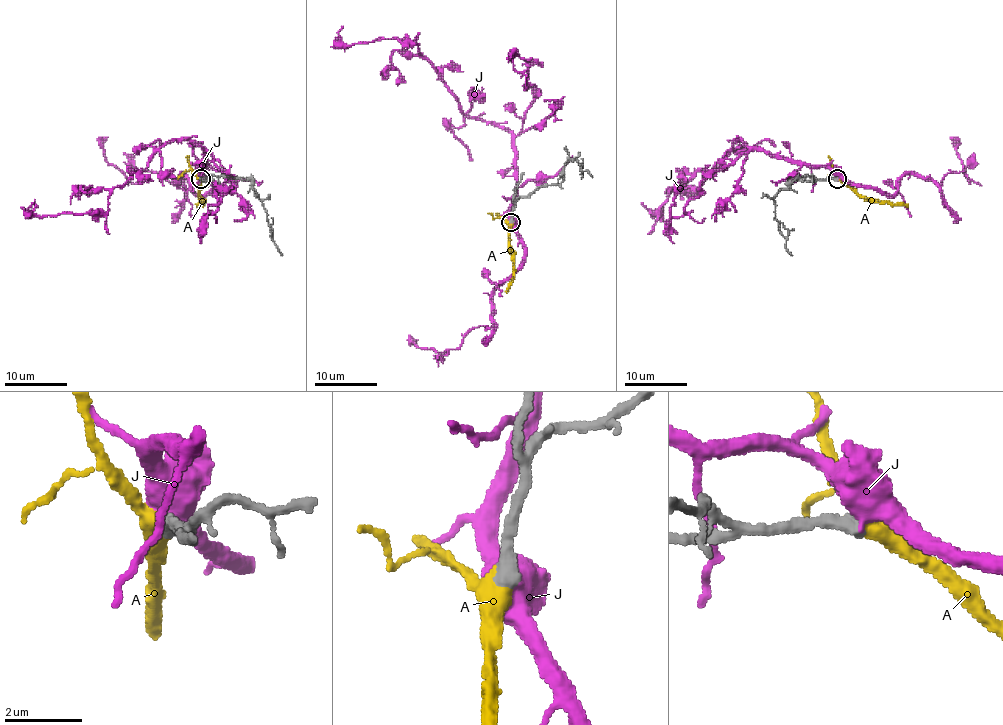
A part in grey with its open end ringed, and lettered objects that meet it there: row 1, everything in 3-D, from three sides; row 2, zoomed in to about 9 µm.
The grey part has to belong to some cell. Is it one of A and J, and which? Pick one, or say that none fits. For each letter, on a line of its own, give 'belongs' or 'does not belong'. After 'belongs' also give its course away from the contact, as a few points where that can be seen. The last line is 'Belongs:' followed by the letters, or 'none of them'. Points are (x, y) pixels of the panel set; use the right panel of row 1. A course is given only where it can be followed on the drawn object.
A: belongs | via (836, 179), (842, 179), (862, 196), (908, 207)
J: does not belong
Belongs: A

